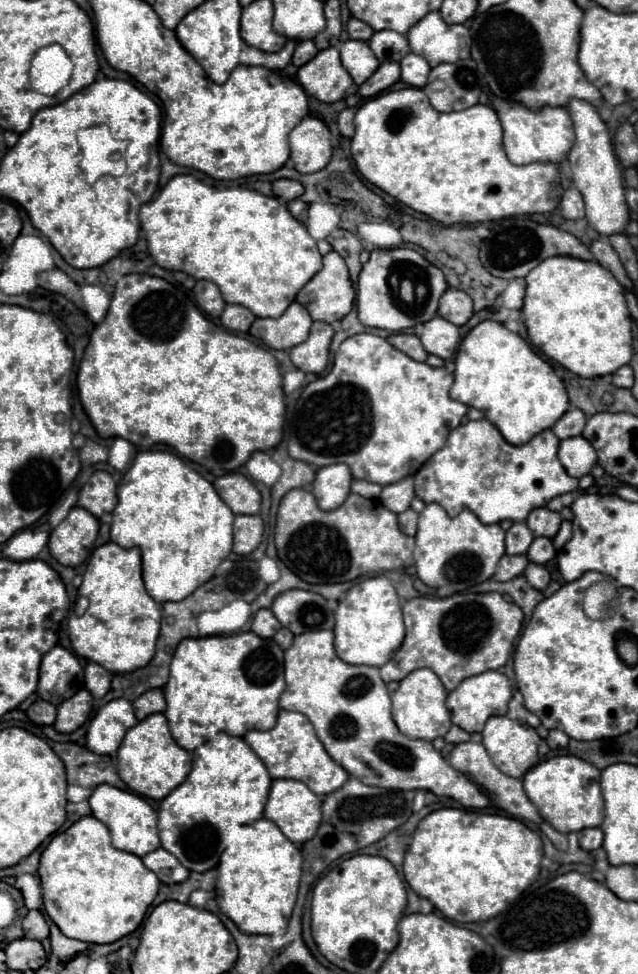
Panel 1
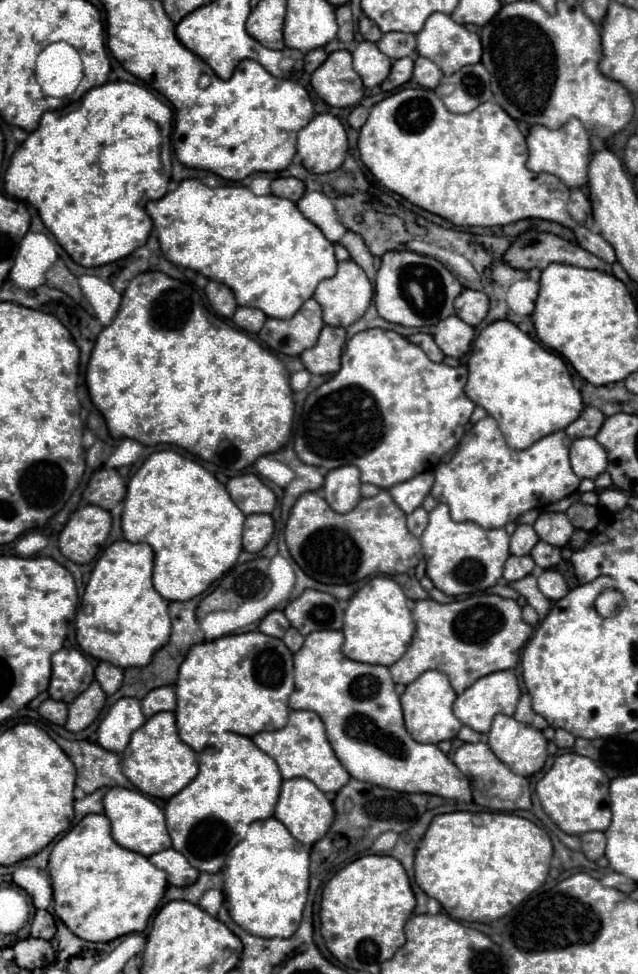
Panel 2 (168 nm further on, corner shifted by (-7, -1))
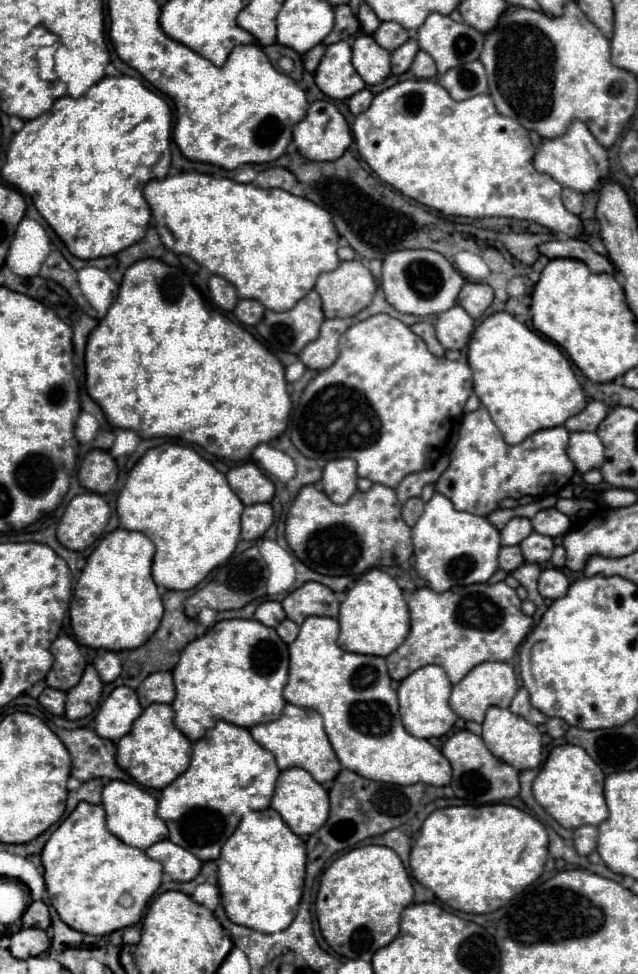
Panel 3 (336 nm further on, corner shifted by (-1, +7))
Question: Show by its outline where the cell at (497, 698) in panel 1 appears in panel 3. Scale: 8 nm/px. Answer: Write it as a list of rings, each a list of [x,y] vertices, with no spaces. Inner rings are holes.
[[[482,662],[478,666],[474,666],[466,674],[466,678],[452,688],[450,706],[460,718],[482,722],[484,714],[486,714],[486,710],[490,706],[508,708],[512,698],[514,698],[514,694],[516,694],[516,690],[518,690],[518,680],[516,680],[514,668],[508,662]]]

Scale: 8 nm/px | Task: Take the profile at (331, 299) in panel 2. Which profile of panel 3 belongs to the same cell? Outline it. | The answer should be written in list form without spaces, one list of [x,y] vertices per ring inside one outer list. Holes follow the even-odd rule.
[[[362,260],[340,262],[336,270],[320,274],[316,282],[326,318],[356,316],[370,306],[376,290],[376,280]]]

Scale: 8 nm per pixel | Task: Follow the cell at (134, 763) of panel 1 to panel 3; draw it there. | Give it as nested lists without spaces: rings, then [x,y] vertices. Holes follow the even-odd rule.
[[[150,704],[144,708],[130,730],[130,738],[132,740],[126,740],[126,736],[122,736],[118,740],[116,762],[144,788],[162,790],[190,766],[192,742],[174,726],[174,710],[170,704]]]

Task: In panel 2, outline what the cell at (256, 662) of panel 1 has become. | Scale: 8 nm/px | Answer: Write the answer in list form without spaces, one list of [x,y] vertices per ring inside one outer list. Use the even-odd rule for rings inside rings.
[[[260,632],[230,634],[216,638],[212,642],[194,644],[180,666],[174,690],[178,700],[178,708],[174,712],[178,734],[196,752],[208,746],[210,734],[236,732],[242,736],[254,736],[262,730],[280,730],[288,722],[288,696],[294,690],[292,652],[284,646],[280,638],[272,638]]]

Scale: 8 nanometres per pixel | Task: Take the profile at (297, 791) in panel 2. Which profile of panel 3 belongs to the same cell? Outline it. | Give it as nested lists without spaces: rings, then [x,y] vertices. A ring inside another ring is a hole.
[[[288,768],[280,772],[276,782],[276,792],[272,796],[272,808],[284,818],[284,822],[290,826],[290,830],[298,836],[310,836],[326,822],[330,812],[330,800],[328,792],[318,784],[304,768]]]

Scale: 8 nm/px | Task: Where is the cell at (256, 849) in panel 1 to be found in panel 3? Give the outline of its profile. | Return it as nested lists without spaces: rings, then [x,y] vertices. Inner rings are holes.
[[[266,808],[262,812],[246,814],[236,832],[222,846],[217,861],[221,904],[234,924],[266,934],[290,926],[302,898],[306,846],[304,840],[286,826],[276,810]]]

